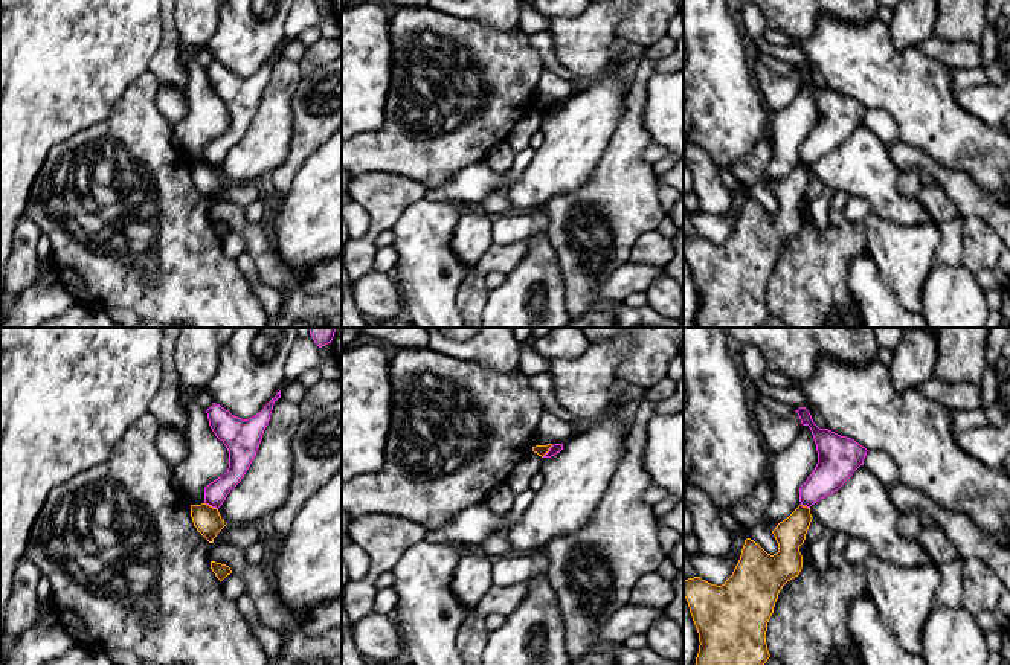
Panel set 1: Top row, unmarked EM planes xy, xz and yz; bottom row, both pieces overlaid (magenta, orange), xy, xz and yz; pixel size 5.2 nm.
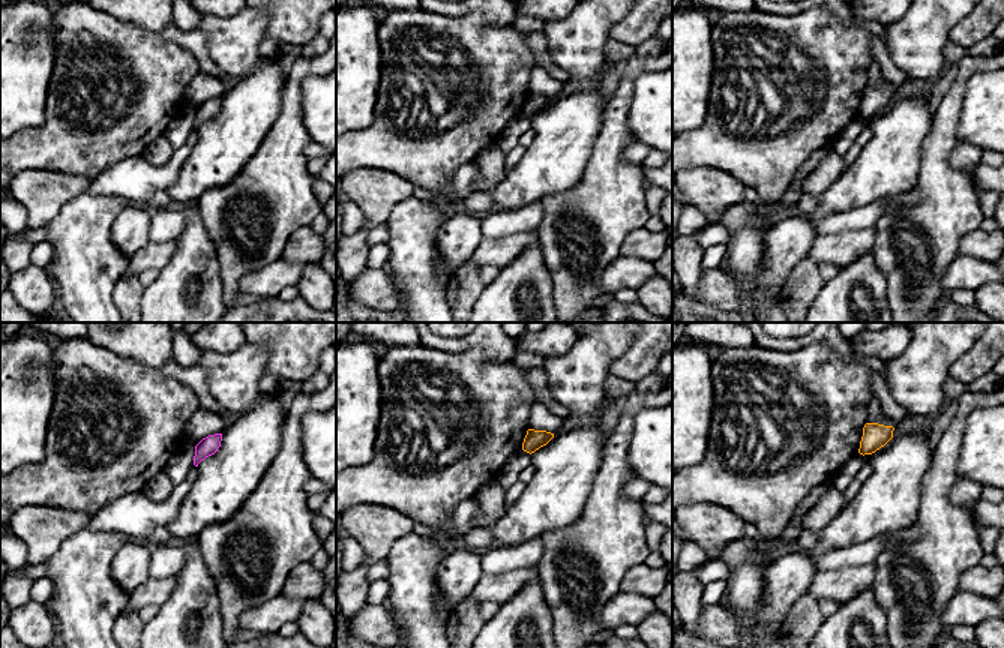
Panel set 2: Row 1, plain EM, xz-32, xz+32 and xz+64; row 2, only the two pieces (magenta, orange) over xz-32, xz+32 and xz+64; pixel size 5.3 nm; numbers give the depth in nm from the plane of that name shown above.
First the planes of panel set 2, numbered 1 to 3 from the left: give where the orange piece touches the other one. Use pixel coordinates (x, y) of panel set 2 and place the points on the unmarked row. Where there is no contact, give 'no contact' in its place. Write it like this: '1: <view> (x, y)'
1: no contact
2: no contact
3: no contact

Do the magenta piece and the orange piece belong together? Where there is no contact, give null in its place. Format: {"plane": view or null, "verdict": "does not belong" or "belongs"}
{"plane": "xy", "verdict": "does not belong"}

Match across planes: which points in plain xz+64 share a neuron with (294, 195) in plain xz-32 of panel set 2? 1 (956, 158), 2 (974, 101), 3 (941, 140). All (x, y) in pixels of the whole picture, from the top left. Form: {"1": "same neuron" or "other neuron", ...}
{"1": "other neuron", "2": "other neuron", "3": "same neuron"}

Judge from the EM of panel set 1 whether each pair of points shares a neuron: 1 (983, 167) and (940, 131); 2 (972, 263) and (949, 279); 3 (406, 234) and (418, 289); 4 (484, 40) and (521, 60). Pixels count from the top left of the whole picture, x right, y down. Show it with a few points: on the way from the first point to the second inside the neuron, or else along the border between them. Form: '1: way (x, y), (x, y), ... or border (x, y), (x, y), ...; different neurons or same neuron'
1: way (972, 156), (951, 136); same neuron
2: border (960, 266), (975, 275); different neurons
3: way (418, 247), (418, 275); same neuron
4: way (493, 49), (504, 60), (511, 60); same neuron

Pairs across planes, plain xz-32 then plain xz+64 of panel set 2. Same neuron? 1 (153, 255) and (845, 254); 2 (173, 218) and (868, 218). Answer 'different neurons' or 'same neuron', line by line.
1: same neuron
2: same neuron

